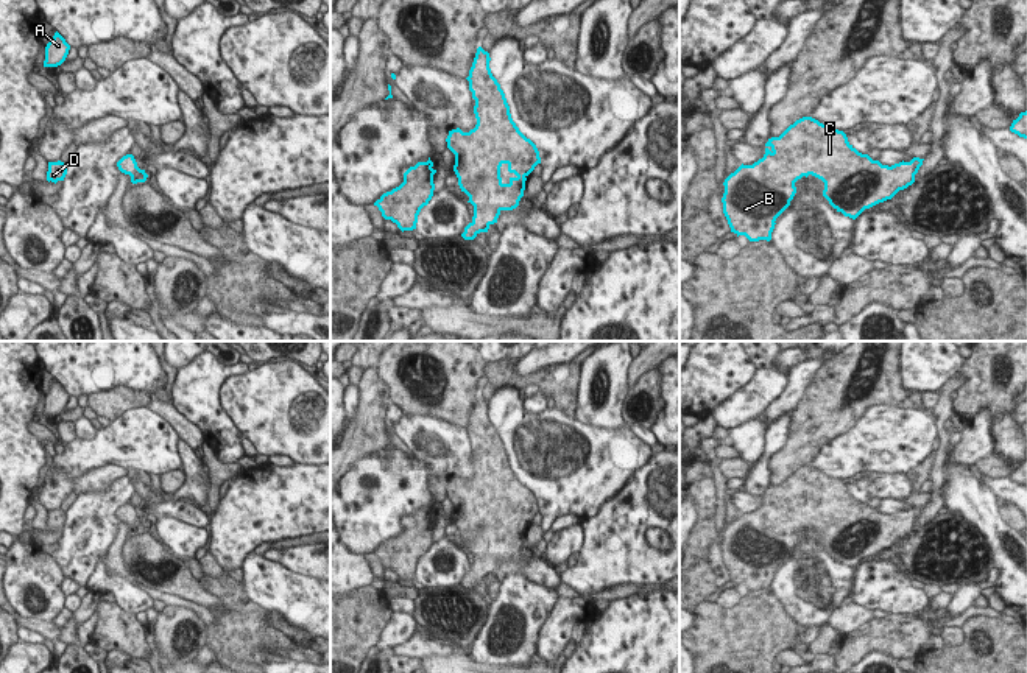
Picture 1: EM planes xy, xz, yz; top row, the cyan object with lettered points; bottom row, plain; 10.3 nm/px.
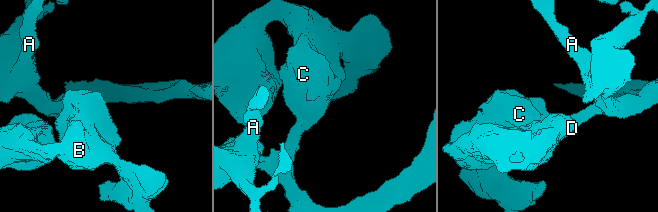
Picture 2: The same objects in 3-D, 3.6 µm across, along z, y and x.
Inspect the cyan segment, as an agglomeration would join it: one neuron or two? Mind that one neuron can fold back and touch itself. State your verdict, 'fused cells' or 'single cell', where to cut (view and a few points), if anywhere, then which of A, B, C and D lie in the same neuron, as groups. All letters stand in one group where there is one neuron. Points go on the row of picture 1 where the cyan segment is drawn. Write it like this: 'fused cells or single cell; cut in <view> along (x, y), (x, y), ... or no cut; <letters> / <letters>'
single cell; no cut; A B C D

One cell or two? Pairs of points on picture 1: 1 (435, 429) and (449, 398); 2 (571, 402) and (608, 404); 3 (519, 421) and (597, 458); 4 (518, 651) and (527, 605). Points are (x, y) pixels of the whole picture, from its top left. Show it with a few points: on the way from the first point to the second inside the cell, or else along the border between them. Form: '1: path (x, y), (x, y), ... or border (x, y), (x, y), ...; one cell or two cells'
1: border (405, 413), (434, 415), (465, 427); two cells
2: border (582, 366), (578, 410), (574, 416); two cells
3: path (541, 427), (575, 427), (586, 436); one cell
4: path (524, 641), (525, 616); one cell

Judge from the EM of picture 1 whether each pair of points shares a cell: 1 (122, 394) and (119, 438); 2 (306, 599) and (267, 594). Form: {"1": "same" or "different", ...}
{"1": "different", "2": "same"}

